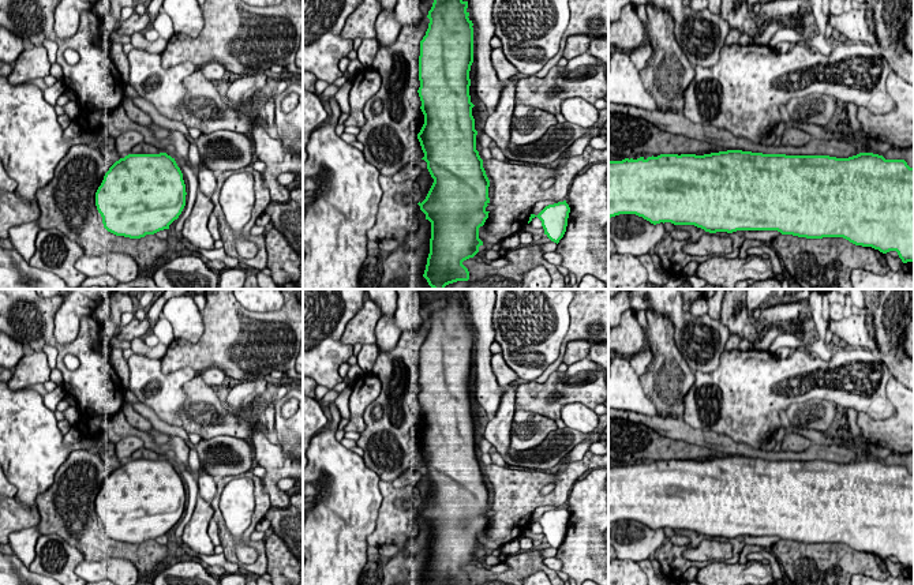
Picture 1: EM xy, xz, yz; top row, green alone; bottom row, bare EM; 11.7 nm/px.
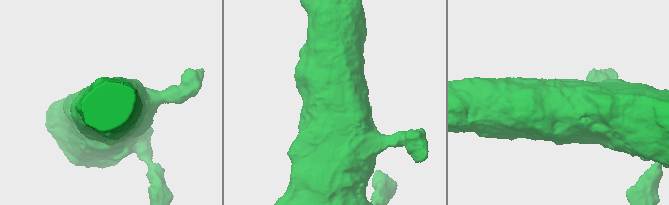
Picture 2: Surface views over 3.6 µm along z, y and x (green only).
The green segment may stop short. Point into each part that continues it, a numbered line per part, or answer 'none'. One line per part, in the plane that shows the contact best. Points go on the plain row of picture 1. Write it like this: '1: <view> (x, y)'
none

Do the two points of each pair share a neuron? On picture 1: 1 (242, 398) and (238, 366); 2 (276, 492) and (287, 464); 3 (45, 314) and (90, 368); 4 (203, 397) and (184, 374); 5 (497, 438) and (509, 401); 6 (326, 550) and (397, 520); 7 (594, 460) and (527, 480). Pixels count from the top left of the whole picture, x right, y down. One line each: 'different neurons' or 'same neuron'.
1: different neurons
2: same neuron
3: same neuron
4: different neurons
5: same neuron
6: different neurons
7: same neuron

